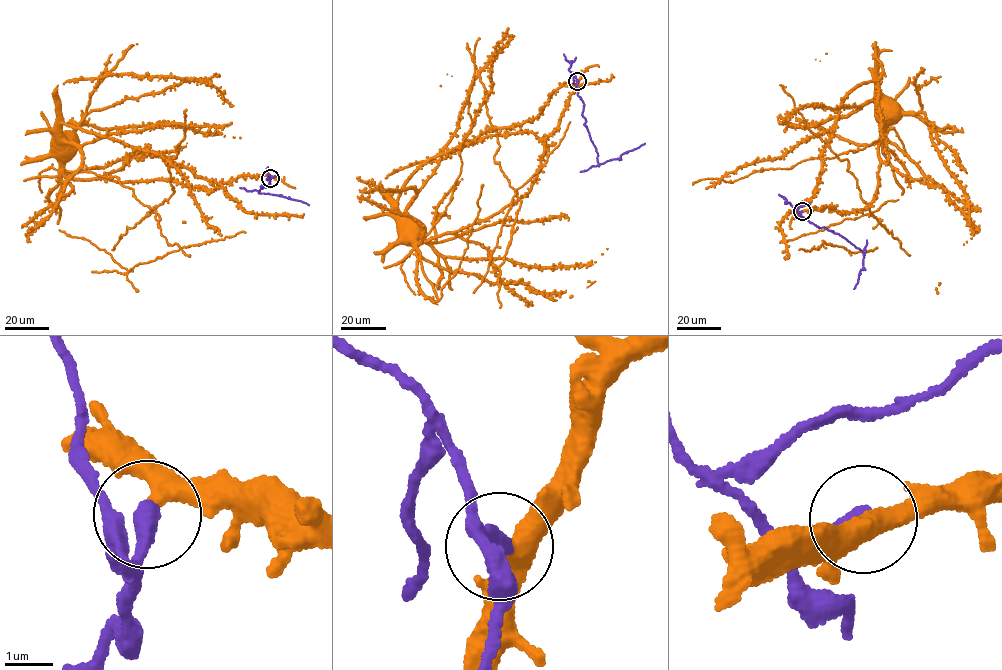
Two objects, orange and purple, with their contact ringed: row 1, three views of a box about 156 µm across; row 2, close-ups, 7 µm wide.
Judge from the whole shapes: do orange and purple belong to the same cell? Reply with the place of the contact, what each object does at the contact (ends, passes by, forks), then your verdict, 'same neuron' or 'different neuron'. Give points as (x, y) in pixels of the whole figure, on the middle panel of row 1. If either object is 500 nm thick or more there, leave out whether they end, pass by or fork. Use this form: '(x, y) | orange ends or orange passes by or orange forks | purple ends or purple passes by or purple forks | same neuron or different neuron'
(577, 81) | orange passes by | purple ends | different neuron

